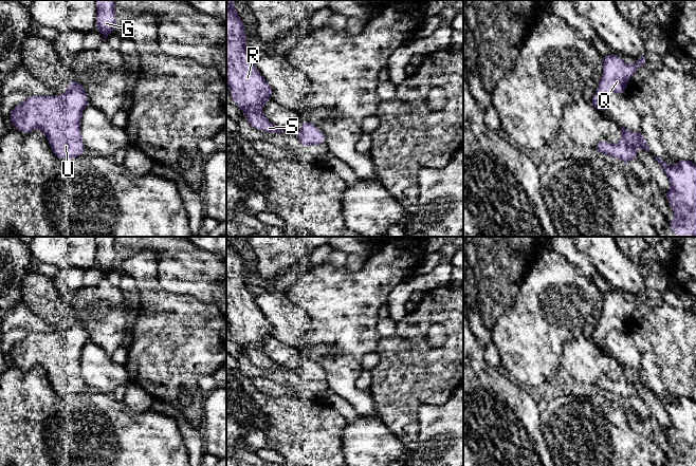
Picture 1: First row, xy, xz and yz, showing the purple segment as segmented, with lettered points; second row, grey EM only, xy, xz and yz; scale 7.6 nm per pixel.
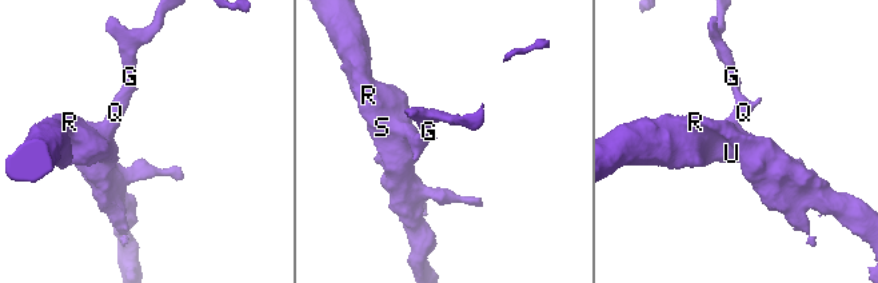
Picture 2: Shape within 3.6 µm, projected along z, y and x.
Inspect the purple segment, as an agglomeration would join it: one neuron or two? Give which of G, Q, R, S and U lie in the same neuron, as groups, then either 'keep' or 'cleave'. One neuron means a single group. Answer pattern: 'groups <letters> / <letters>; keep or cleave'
groups G Q R S U; keep

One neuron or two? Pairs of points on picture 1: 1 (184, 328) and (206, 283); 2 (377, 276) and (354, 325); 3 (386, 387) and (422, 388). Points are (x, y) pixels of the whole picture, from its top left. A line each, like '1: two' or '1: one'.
1: two
2: one
3: one

